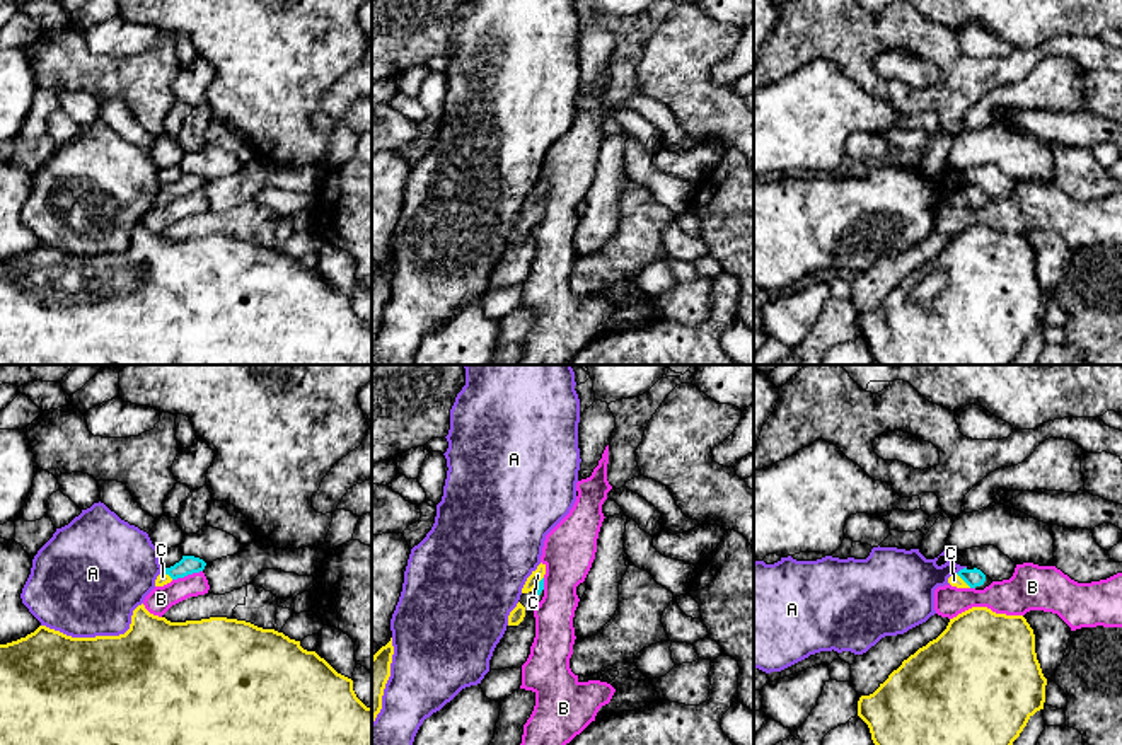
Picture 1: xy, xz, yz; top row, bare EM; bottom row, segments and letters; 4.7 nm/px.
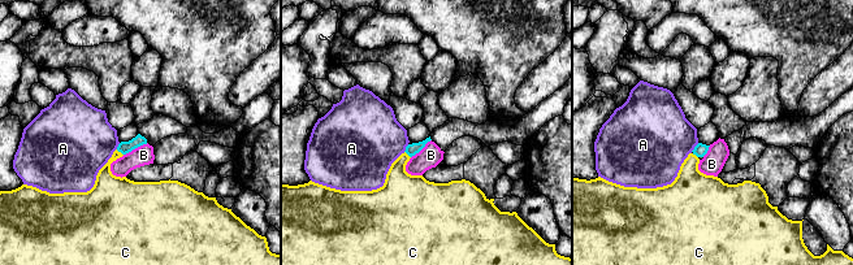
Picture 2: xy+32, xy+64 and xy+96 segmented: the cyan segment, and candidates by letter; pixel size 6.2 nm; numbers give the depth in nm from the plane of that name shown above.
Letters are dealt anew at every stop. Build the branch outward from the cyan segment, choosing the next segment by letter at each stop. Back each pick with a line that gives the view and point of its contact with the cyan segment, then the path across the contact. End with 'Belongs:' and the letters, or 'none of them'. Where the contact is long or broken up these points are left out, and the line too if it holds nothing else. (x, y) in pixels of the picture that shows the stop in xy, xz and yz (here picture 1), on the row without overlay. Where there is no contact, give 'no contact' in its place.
C: yz (964, 198) | across yz (974, 195), (964, 198), (954, 198)
Belongs: C

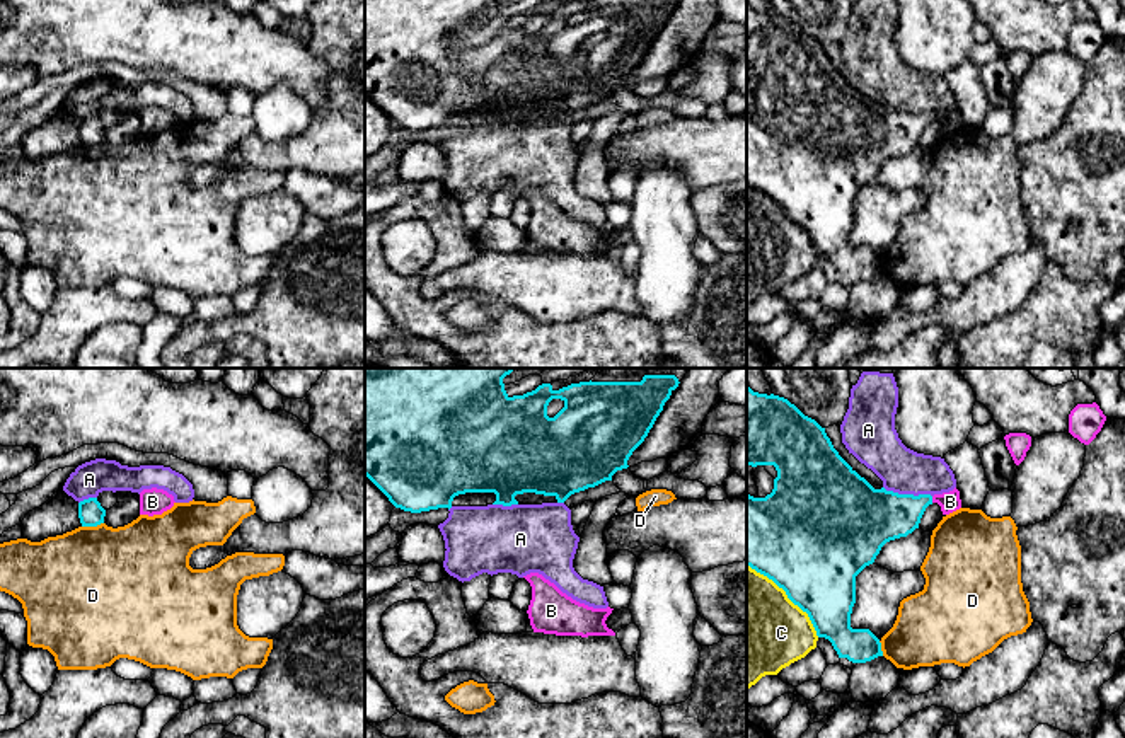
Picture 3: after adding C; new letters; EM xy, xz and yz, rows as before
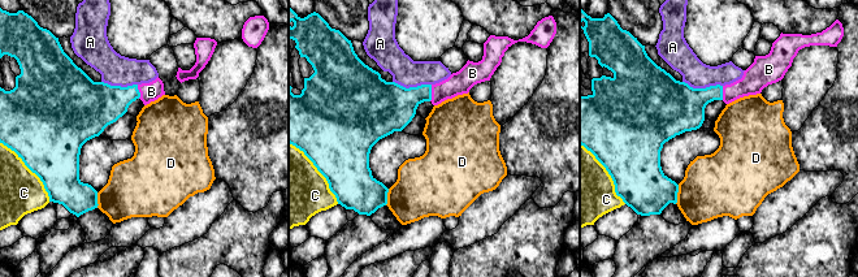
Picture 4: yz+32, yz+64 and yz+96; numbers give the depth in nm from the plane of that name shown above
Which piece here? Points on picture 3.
B: yz (931, 118)
Belongs: B

